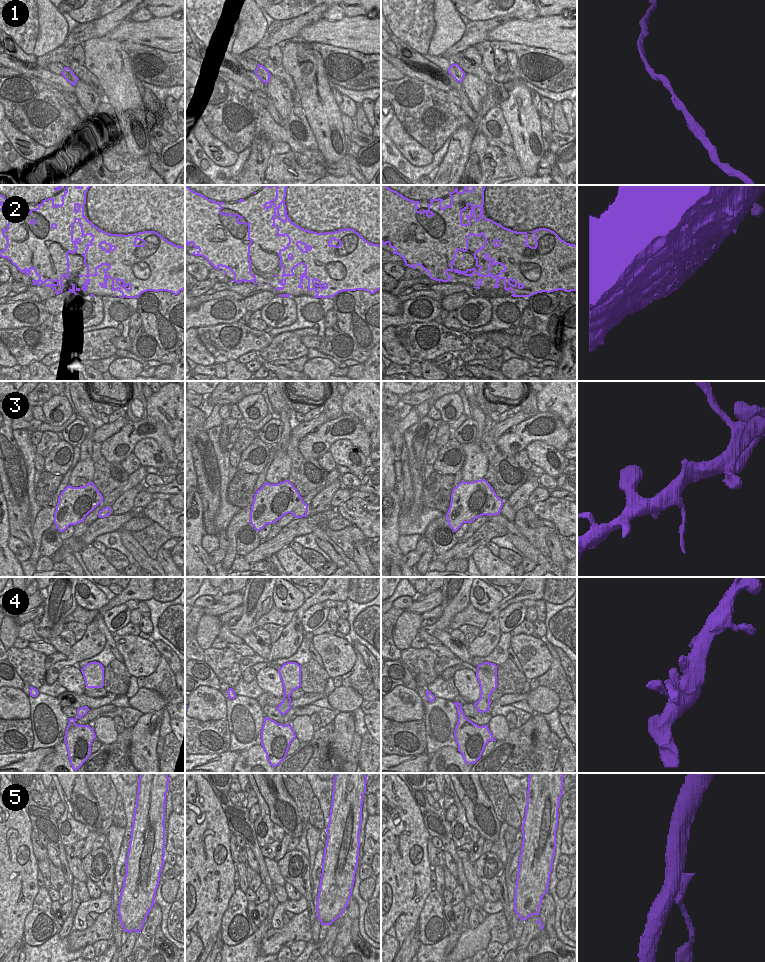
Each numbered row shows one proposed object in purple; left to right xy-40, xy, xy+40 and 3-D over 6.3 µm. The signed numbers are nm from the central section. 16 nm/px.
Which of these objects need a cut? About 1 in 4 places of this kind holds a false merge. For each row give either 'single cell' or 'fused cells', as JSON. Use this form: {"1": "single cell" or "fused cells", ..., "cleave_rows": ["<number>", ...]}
{"1": "fused cells", "2": "single cell", "3": "single cell", "4": "single cell", "5": "fused cells", "cleave_rows": ["1", "5"]}

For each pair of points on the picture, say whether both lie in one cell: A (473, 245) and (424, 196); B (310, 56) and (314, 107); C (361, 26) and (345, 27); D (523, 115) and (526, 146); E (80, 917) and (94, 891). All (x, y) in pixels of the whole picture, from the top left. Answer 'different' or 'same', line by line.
A: same
B: same
C: same
D: same
E: different

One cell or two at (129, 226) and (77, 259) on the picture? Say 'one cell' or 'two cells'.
one cell

